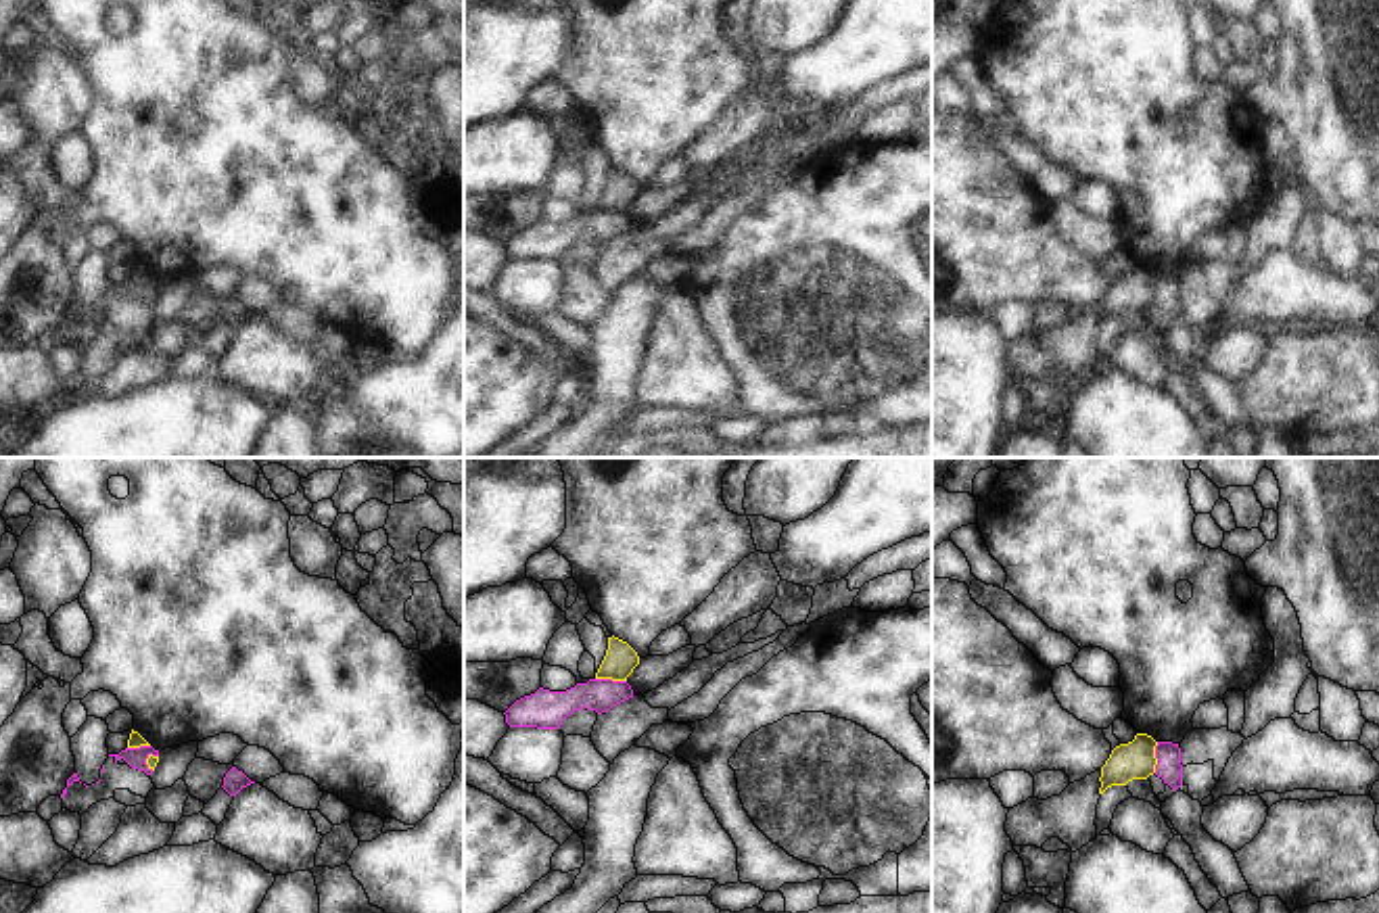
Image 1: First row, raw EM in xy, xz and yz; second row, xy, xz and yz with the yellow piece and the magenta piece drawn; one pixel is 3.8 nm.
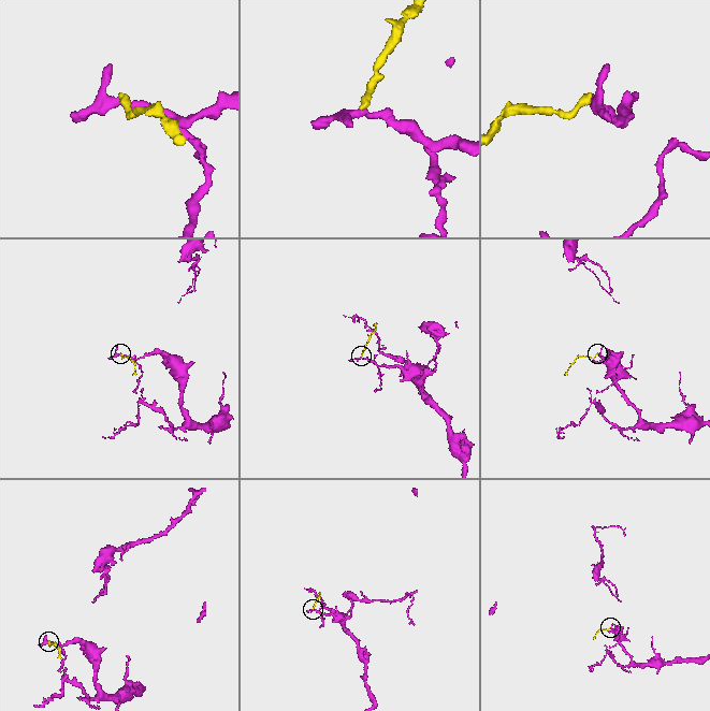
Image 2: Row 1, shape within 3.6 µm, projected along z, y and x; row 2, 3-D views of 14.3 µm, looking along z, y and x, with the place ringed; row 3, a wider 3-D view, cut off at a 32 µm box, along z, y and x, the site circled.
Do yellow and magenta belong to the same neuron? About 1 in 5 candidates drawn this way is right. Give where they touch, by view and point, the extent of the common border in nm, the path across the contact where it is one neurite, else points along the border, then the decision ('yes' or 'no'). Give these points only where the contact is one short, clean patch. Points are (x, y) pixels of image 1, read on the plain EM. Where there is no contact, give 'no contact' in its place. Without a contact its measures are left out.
contact xz (611, 209); length 120 nm; border xz (596, 209), (625, 214); no

